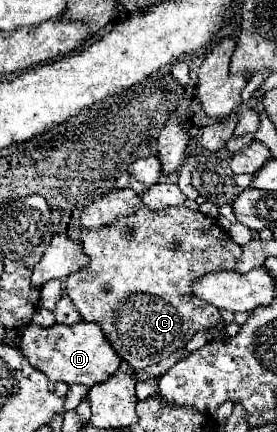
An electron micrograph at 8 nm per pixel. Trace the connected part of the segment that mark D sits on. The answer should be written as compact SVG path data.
M79 321L77 325L53 325L53 327L39 327L27 325L17 329L19 331L19 349L29 359L33 367L43 371L53 383L81 383L81 385L95 385L107 381L119 369L119 355L113 351L105 333L97 323Z

